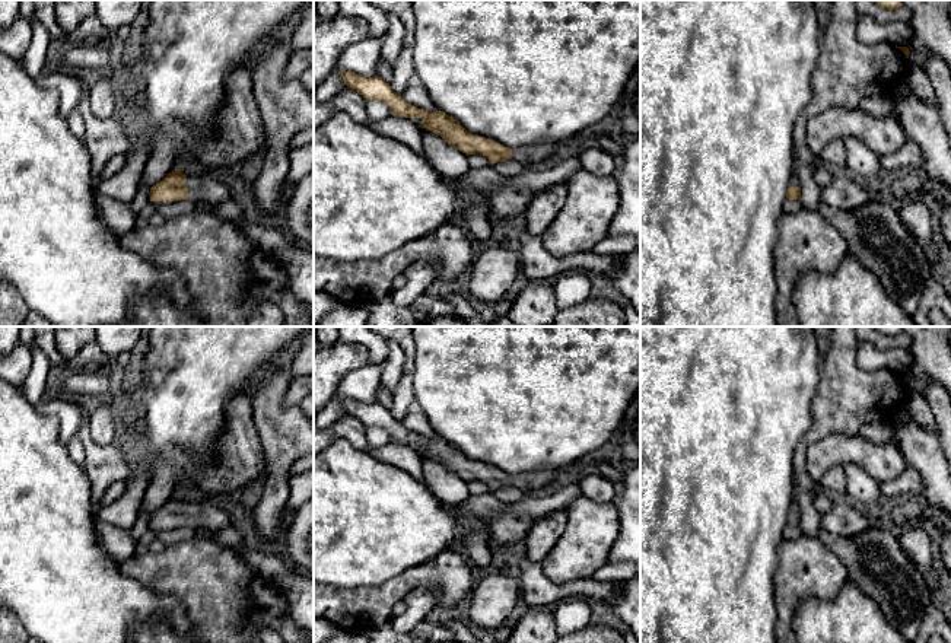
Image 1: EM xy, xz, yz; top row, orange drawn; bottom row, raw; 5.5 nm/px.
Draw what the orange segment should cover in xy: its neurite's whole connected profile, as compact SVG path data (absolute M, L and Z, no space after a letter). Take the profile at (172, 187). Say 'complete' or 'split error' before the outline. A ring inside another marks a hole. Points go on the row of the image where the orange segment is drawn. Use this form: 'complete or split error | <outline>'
split error | M178 169L169 172L160 182L153 185L149 195L150 201L162 203L191 200L217 204L232 200L229 187L214 176L187 176Z

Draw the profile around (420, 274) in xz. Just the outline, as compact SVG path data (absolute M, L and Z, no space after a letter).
M436 255L417 260L404 271L407 284L391 293L392 302L401 306L410 306L419 296L426 293L429 286L436 280L440 267L442 258Z

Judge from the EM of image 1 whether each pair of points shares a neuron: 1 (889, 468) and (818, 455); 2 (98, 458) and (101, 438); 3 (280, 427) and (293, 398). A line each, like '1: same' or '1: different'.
1: same
2: different
3: different

